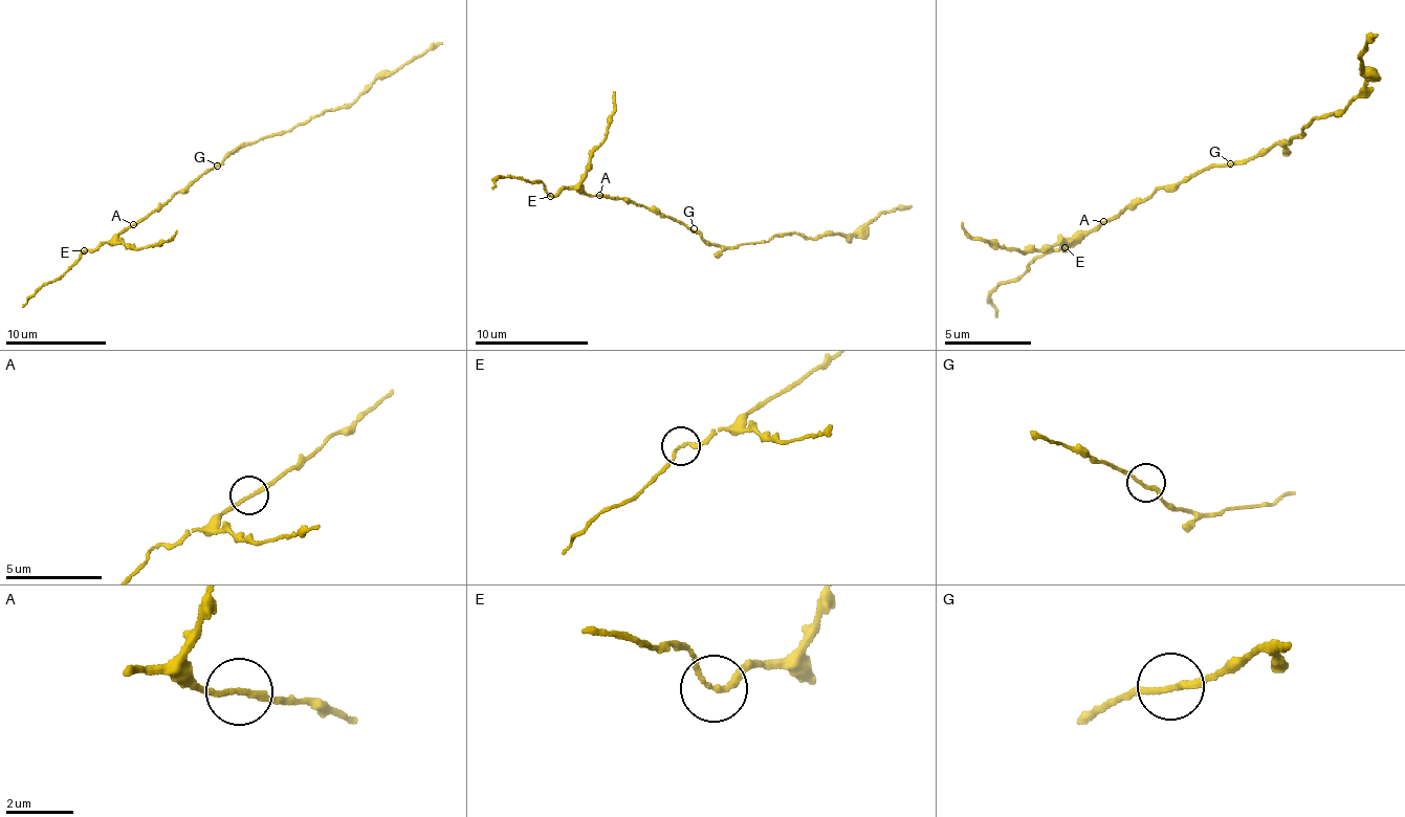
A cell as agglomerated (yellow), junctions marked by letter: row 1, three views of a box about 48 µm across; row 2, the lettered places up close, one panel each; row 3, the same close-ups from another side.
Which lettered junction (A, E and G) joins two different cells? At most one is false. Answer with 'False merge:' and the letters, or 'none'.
False merge: none

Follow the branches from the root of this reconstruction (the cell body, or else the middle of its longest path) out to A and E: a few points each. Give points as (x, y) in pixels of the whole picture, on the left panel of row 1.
A: (214, 166), (133, 224)
E: (214, 166), (112, 240), (84, 250)

